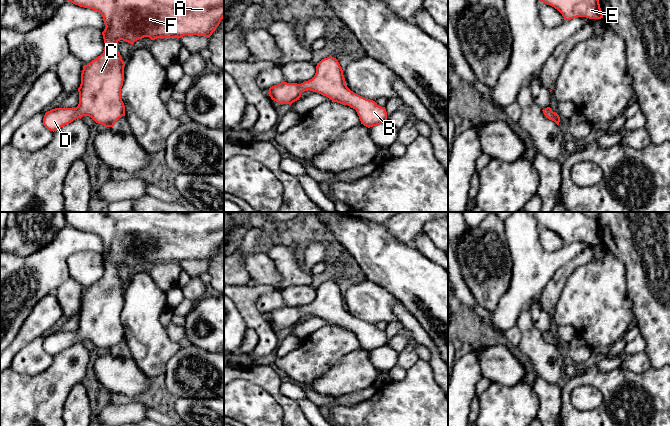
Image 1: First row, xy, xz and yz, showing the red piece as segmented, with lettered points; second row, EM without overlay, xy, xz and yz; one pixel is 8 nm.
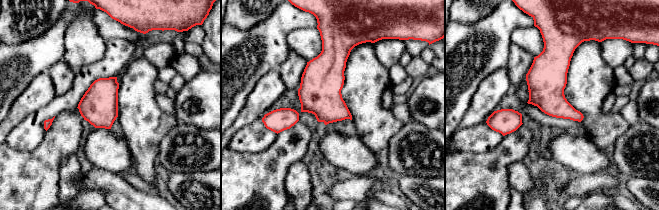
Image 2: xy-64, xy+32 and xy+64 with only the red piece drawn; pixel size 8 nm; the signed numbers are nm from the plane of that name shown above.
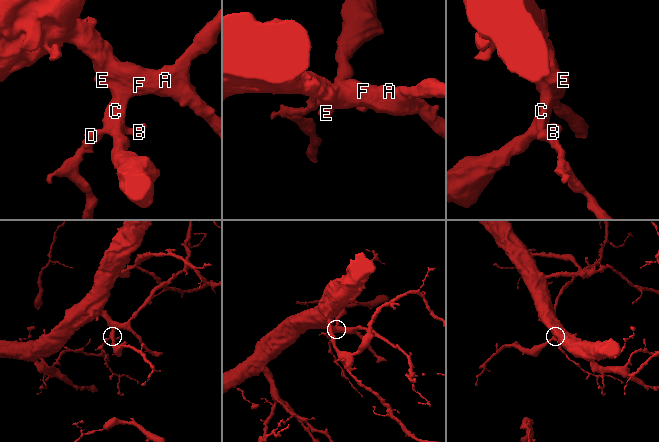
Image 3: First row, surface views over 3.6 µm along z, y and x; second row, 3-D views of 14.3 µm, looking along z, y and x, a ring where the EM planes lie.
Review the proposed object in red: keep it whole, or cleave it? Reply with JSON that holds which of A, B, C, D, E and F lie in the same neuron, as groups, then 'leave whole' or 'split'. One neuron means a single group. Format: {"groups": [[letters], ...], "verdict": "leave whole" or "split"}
{"groups": [["A", "B", "C", "D", "E", "F"]], "verdict": "leave whole"}

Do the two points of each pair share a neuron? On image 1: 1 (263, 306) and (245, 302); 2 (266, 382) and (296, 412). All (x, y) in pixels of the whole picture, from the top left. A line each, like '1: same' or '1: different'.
1: different
2: same

